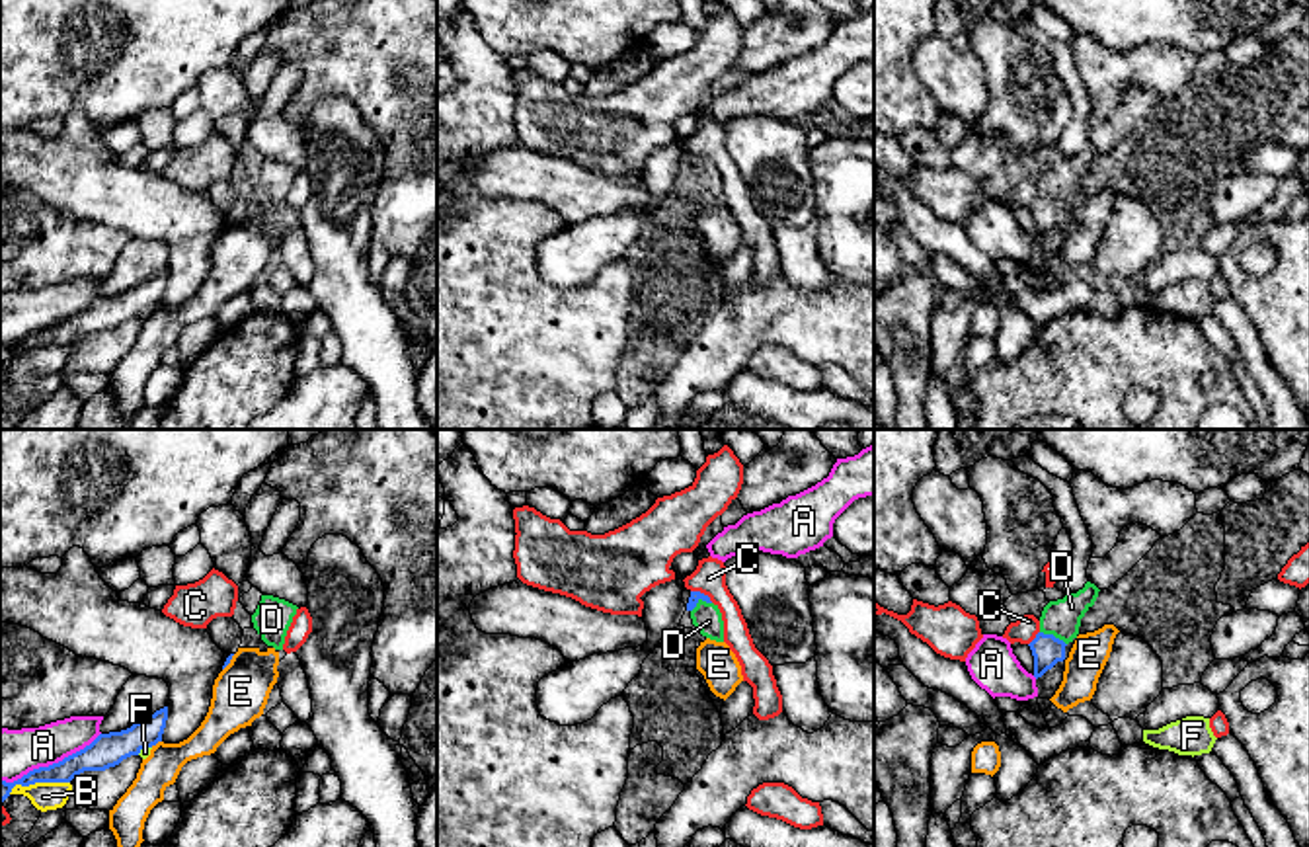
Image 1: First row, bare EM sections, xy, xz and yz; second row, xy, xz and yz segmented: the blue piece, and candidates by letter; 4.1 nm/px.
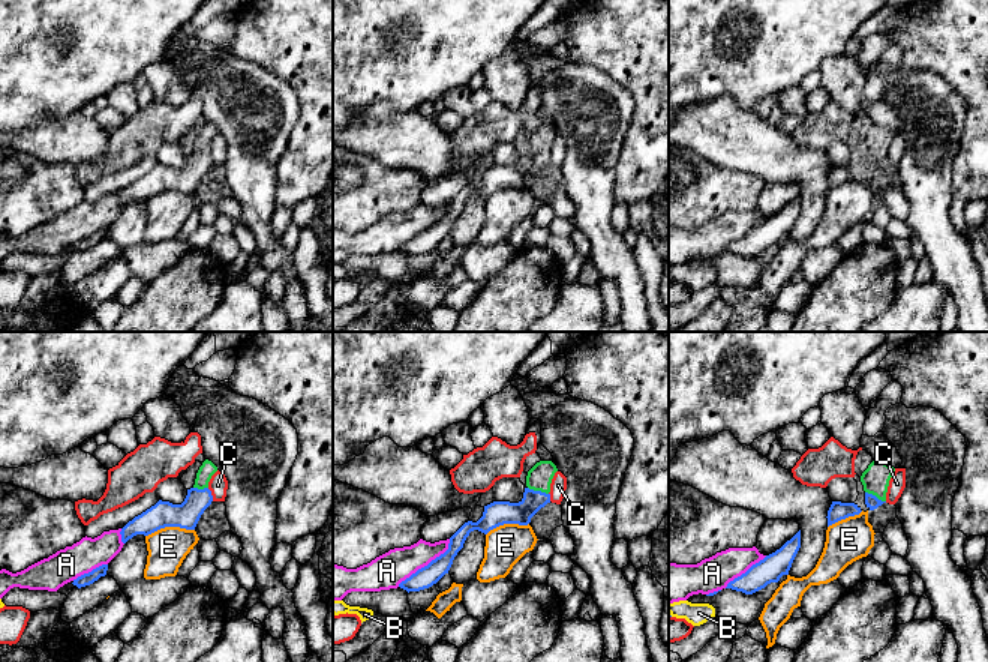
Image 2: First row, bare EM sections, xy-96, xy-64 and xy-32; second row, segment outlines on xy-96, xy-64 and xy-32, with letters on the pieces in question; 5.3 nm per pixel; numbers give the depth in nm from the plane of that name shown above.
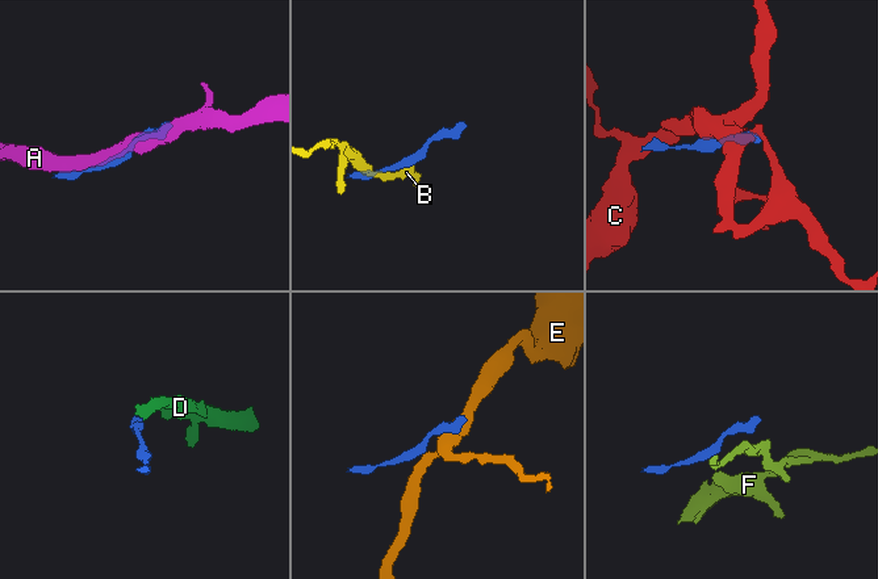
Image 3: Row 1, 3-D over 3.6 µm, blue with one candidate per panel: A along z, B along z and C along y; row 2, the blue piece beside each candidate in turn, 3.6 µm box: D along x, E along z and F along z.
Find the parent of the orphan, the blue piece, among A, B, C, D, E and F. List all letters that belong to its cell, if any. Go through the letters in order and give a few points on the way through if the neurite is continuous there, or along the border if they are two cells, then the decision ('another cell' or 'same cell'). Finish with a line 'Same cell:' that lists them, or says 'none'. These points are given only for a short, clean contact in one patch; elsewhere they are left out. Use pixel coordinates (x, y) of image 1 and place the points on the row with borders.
A: another cell
B: another cell
C: another cell
D: way yz (1046, 648), (1052, 635), (1062, 617); same cell
E: another cell
F: border xy (151, 746), (137, 754); another cell
Same cell: D

